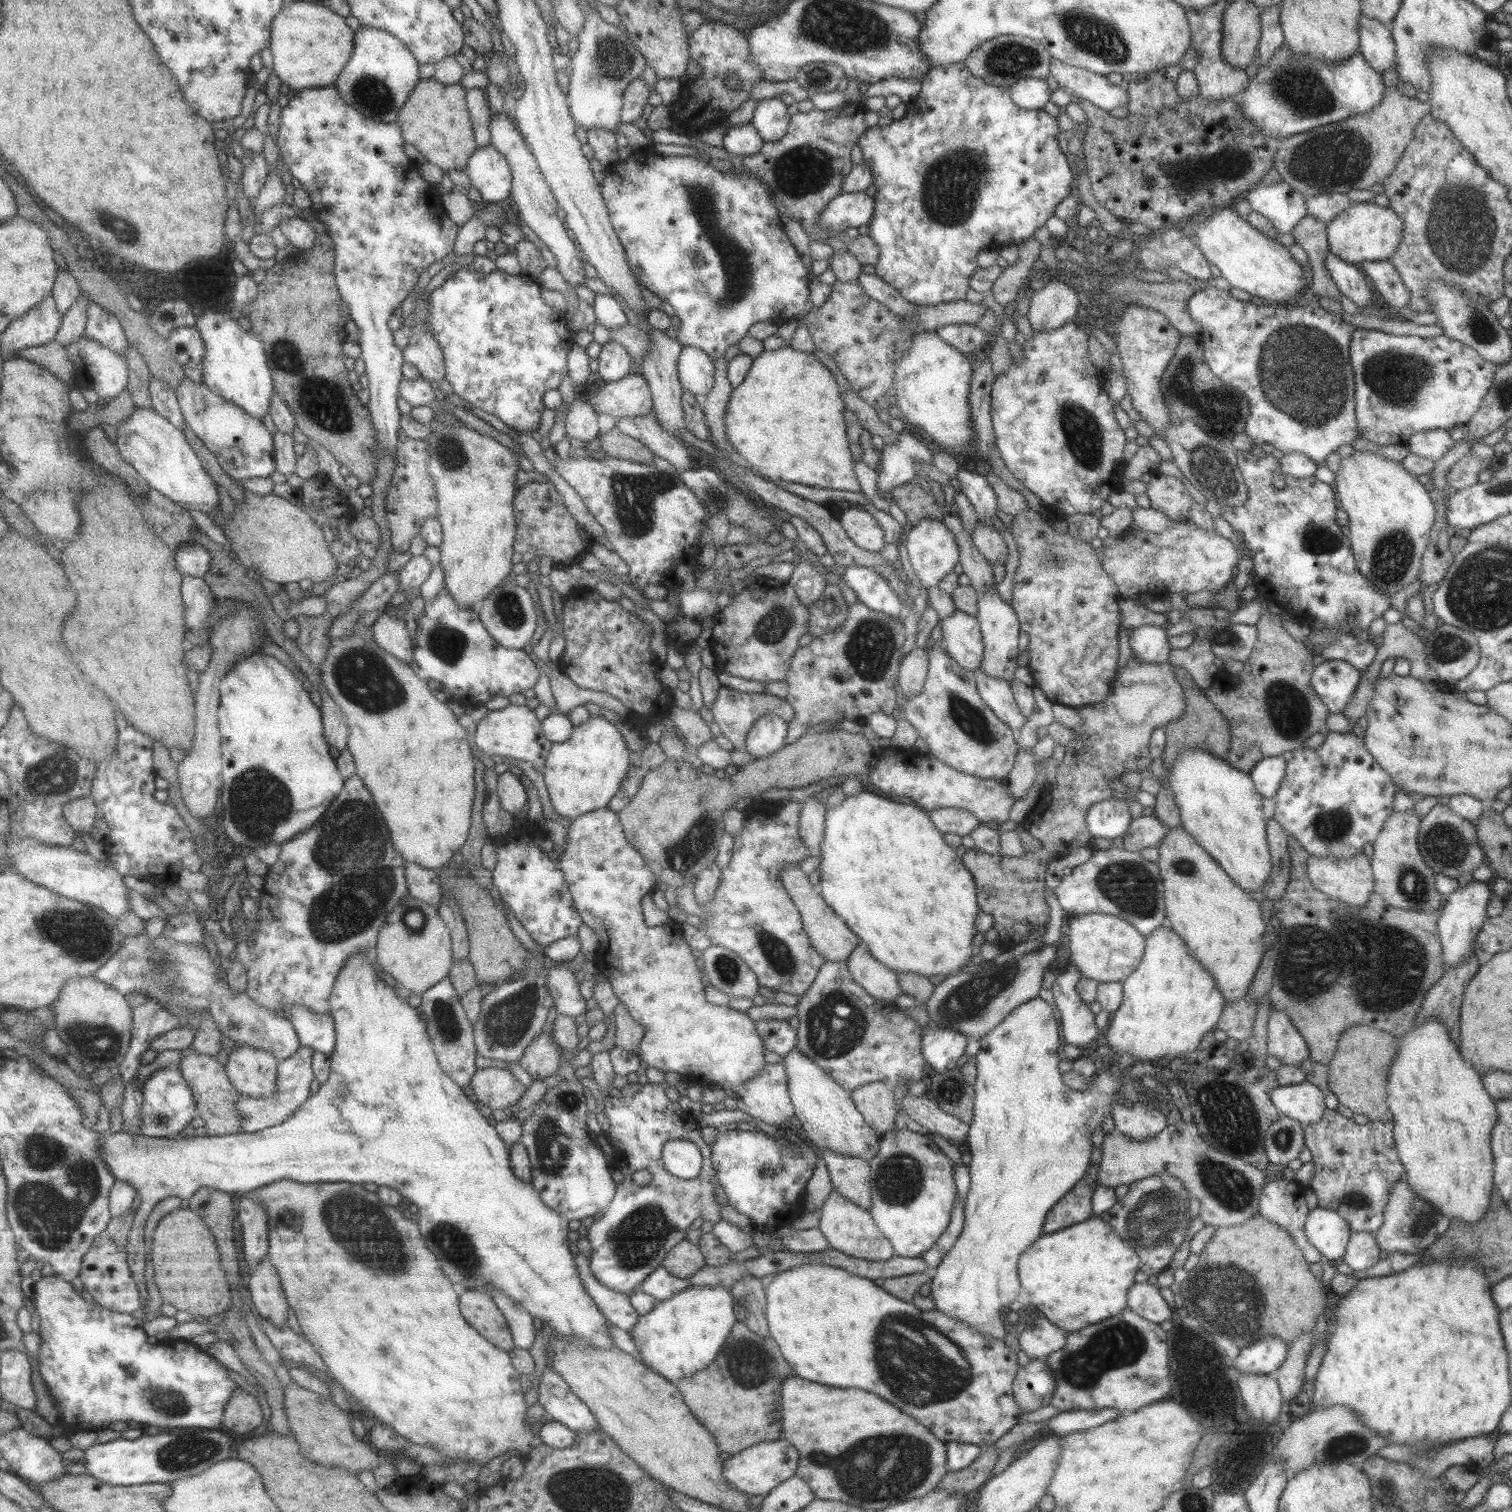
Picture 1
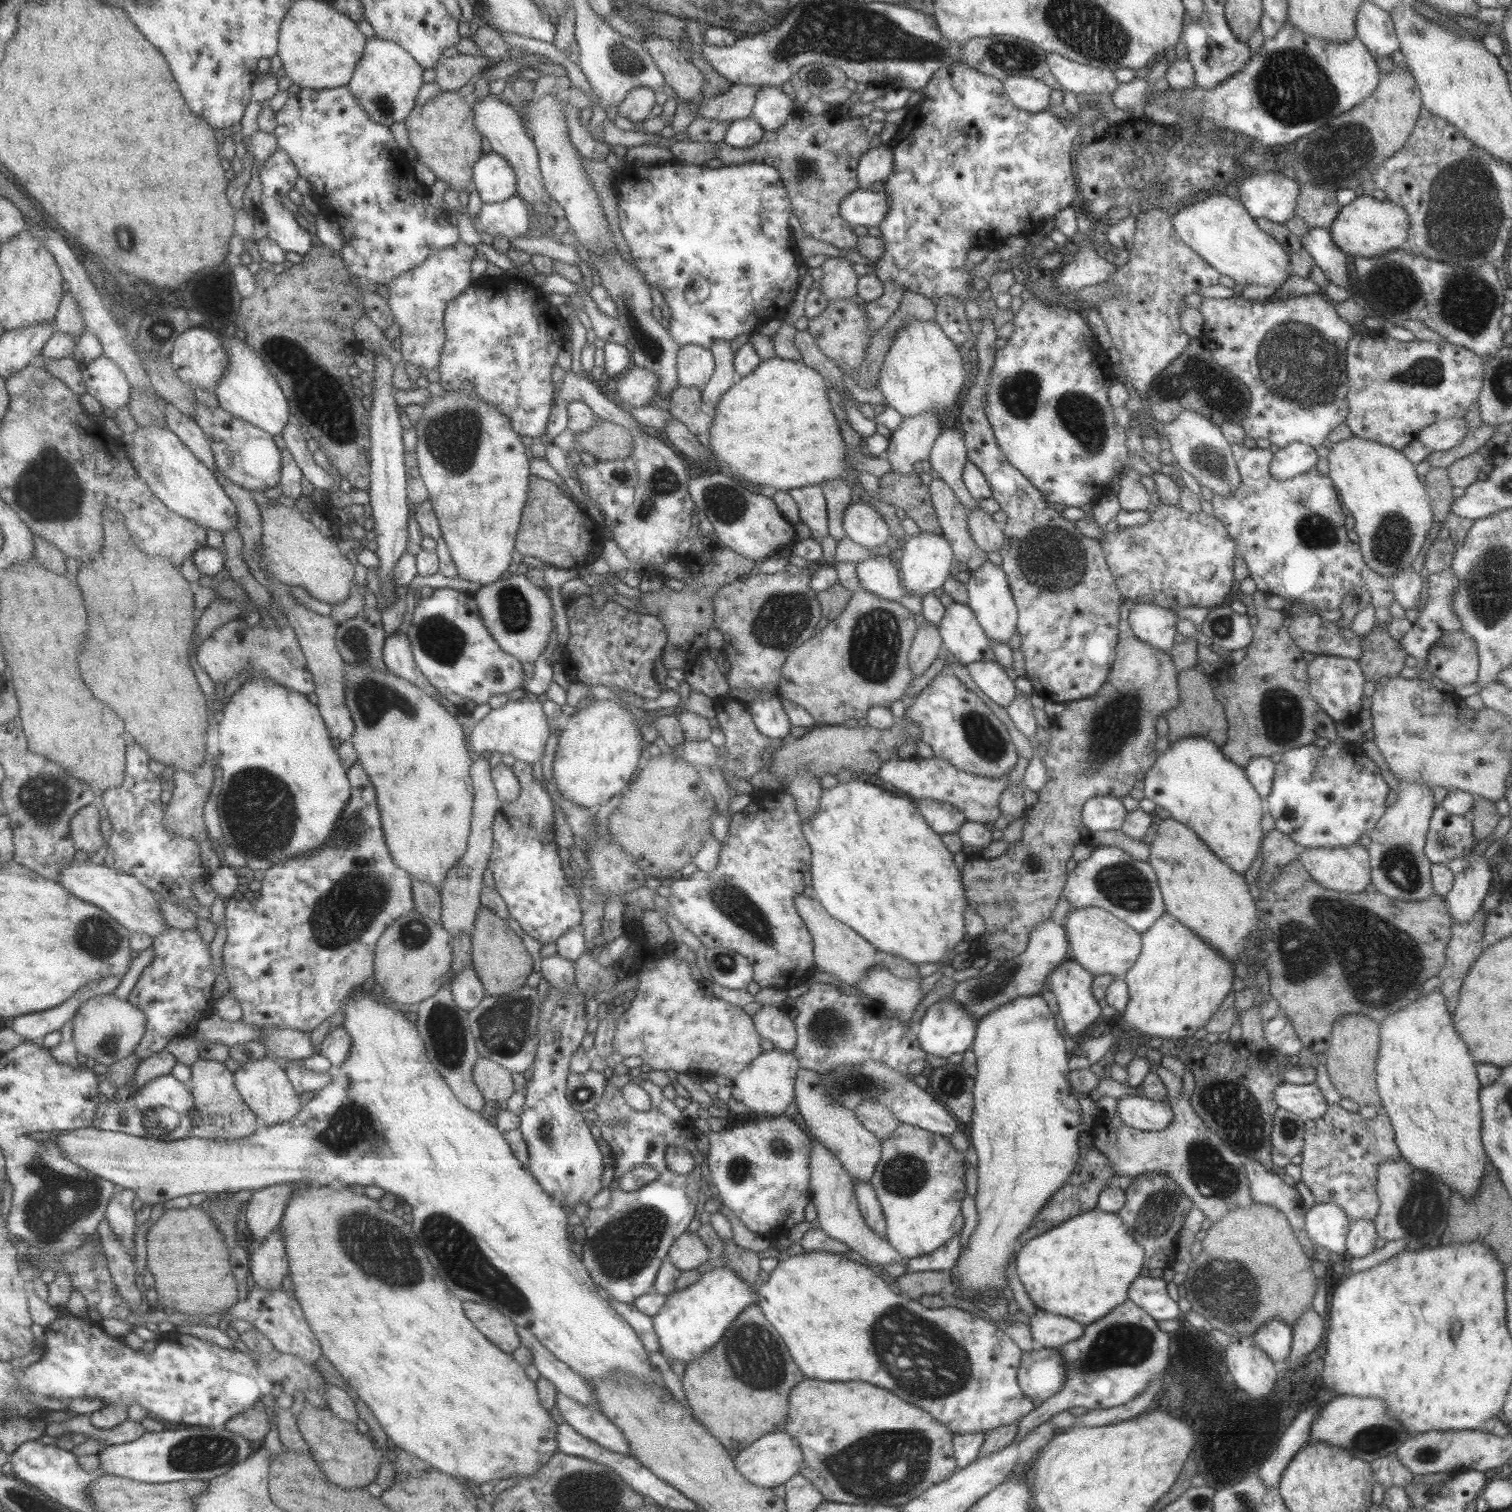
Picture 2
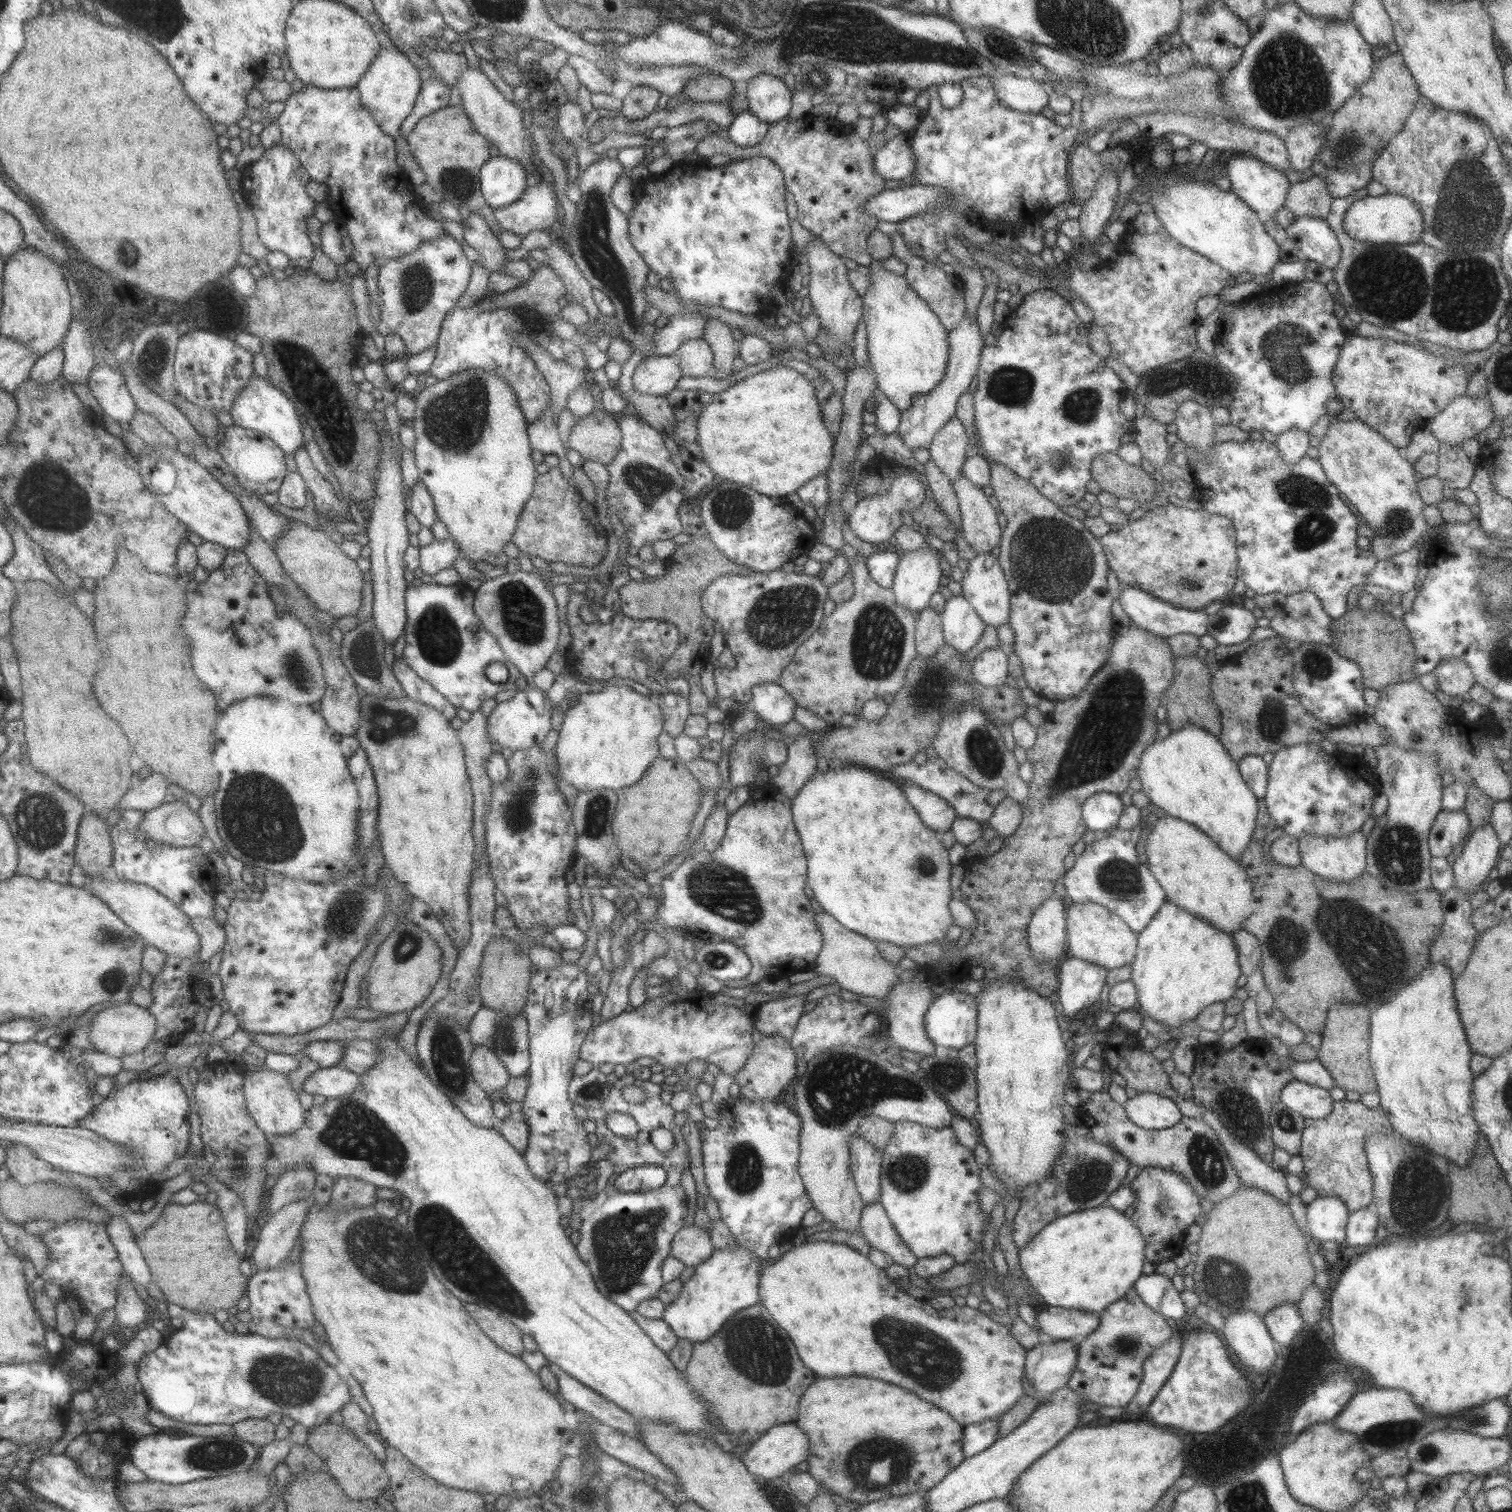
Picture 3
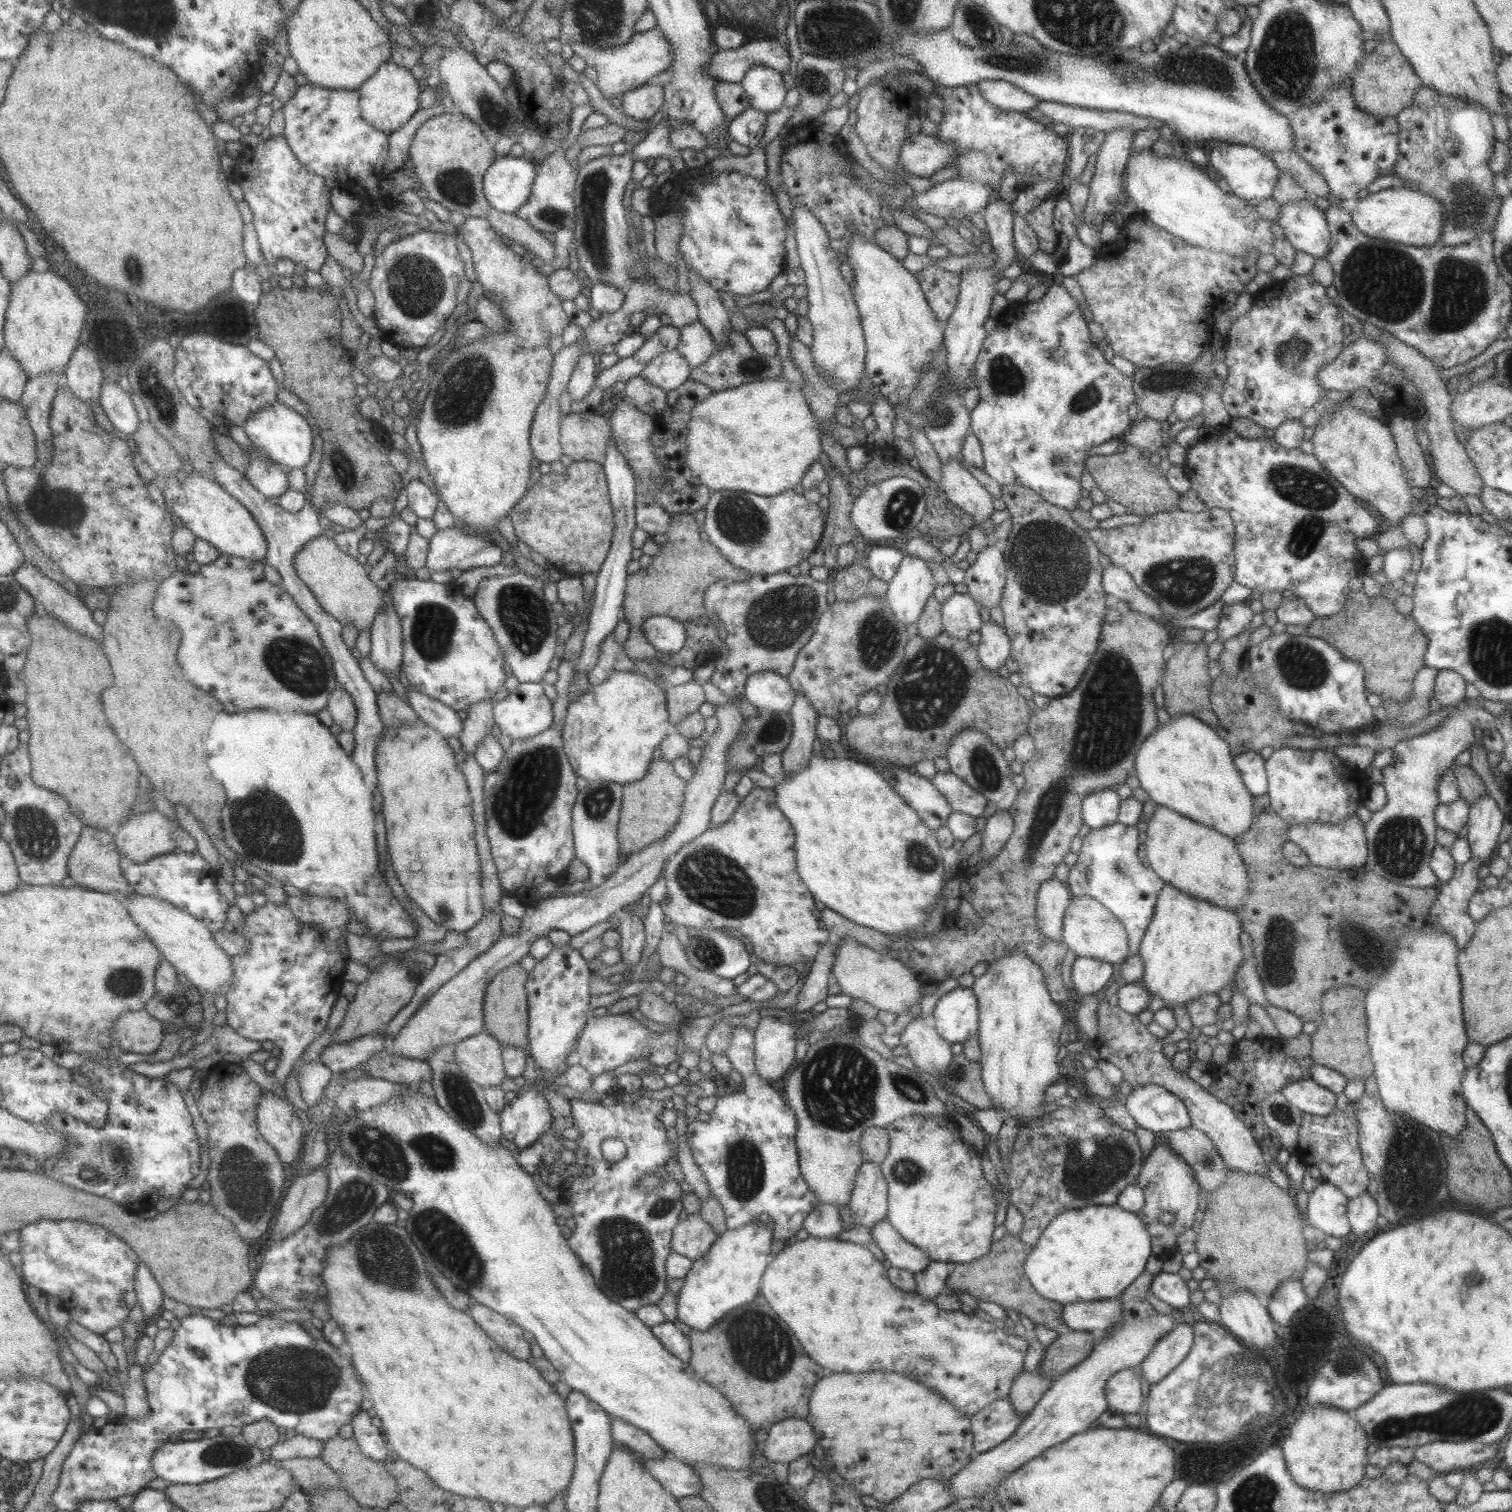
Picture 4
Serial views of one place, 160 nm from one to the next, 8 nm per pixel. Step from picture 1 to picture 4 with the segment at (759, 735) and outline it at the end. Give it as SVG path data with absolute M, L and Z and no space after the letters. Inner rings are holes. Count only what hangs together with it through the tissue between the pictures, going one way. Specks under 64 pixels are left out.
M762 671L747 678L743 697L755 708L765 708L773 713L789 713L794 691L787 678L772 671Z

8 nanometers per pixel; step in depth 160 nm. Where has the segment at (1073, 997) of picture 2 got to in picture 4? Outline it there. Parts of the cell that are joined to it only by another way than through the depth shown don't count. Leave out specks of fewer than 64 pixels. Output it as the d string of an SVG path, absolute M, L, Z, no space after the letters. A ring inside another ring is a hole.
M1075 957L1070 972L1072 997L1101 993L1115 977L1115 967L1093 958Z

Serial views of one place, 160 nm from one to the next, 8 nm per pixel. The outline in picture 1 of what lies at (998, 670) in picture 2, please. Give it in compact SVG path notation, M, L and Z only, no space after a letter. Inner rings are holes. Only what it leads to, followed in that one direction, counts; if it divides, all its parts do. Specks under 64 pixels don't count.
M979 670L973 671L973 678L983 703L990 708L999 721L1005 723L1012 732L1018 733L1026 720L1019 712L1017 703L1014 702L1009 682L987 677Z

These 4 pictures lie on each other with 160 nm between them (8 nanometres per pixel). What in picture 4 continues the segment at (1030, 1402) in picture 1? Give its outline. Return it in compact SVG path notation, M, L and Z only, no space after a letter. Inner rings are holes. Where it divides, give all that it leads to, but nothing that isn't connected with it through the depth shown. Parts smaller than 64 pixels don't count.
M1069 1331L1067 1335L1057 1335L1044 1347L1043 1358L1037 1367L1038 1374L1046 1376L1050 1382L1065 1374L1090 1354L1098 1335L1094 1332Z

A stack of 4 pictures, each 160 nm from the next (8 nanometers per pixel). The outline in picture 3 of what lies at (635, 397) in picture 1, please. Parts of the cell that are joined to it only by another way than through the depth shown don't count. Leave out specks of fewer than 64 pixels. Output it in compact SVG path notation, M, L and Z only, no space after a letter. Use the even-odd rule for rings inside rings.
M671 355L642 359L632 373L632 390L639 394L665 396L681 377Z

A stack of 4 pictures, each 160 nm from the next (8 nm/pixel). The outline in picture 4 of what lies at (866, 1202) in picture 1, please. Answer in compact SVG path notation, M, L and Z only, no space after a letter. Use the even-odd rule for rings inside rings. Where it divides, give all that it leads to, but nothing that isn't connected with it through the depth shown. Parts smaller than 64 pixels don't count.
M886 1218L873 1223L873 1226L870 1226L870 1233L876 1247L884 1254L891 1267L917 1274L925 1270L931 1261L921 1249L901 1238Z

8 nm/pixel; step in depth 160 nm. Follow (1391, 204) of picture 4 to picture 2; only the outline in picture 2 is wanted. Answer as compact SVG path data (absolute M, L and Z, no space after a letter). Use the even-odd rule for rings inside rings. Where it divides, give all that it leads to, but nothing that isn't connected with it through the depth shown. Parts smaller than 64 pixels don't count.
M1371 195L1357 196L1350 204L1340 208L1337 217L1329 225L1331 241L1345 255L1373 258L1387 251L1399 250L1409 232L1408 215L1397 205L1377 201Z

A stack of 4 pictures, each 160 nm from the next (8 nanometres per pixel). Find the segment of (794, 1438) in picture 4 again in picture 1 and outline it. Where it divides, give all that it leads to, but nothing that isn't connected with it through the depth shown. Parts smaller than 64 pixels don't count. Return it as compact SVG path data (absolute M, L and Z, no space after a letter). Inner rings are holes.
M785 1439L765 1440L725 1459L722 1462L721 1476L737 1492L750 1496L766 1495L774 1486L795 1475L797 1463L798 1452Z

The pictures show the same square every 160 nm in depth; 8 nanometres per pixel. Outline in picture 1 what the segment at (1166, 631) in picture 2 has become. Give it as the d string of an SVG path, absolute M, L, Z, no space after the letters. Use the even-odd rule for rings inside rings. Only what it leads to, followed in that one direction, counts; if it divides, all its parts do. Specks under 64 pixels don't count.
M1145 624L1133 628L1128 636L1131 656L1145 664L1167 663L1170 648L1163 628Z

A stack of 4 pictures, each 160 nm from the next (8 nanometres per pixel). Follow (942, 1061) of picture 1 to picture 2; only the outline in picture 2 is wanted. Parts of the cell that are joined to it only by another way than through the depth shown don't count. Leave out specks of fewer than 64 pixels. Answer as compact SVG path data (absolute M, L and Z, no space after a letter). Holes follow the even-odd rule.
M939 1000L924 1012L916 1039L924 1053L947 1058L972 1045L976 1025L962 1004Z

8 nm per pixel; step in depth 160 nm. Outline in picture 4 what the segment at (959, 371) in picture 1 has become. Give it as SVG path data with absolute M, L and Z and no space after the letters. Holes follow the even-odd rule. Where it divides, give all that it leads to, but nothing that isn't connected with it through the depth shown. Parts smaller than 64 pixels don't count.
M861 235L851 237L845 256L854 272L850 289L864 334L864 372L881 395L905 411L920 372L943 342L942 325L935 319L914 274L905 270L899 259L881 251L875 242L865 241Z

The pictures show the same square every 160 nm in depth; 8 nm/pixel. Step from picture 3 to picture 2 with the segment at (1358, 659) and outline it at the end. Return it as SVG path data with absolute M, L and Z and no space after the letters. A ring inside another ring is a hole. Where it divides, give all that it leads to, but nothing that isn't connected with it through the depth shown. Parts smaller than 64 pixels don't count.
M1386 626L1373 628L1361 636L1360 668L1366 682L1377 682L1379 678L1395 678L1404 667L1407 654L1395 639L1387 634Z

